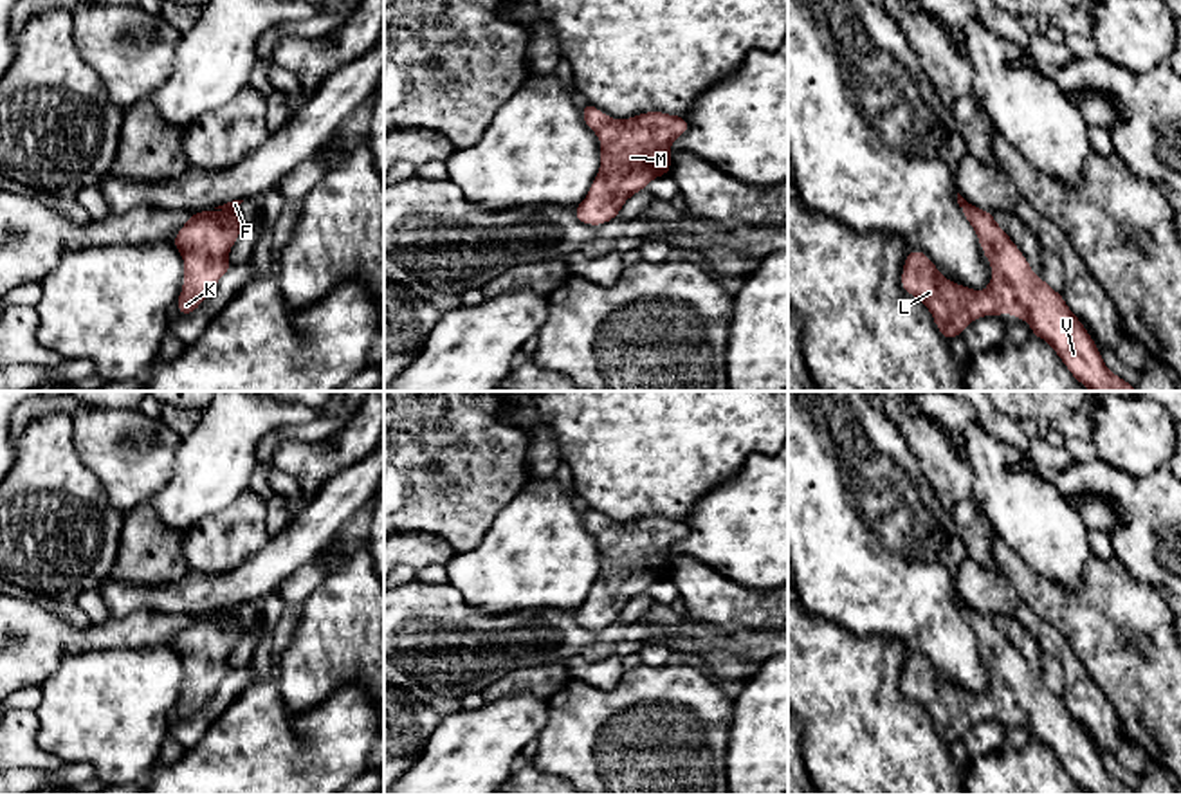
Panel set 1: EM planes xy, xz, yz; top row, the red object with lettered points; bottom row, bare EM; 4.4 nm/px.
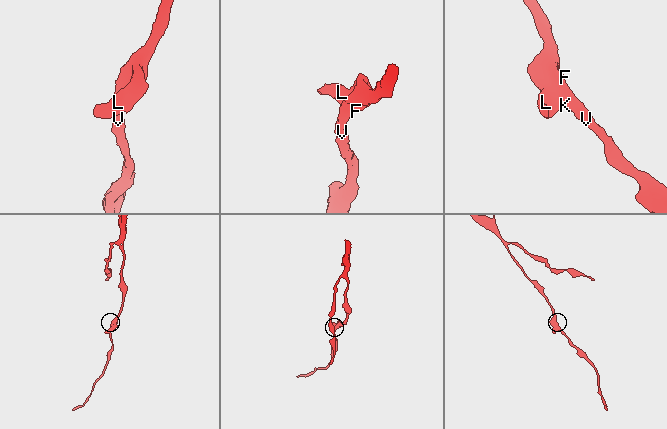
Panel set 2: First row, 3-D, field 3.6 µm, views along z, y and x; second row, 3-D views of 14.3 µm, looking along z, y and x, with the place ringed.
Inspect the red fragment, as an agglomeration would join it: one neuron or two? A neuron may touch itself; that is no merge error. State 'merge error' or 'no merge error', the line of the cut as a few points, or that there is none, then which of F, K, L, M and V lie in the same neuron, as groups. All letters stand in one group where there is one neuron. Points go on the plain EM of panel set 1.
no merge error | no cut | F K L M V

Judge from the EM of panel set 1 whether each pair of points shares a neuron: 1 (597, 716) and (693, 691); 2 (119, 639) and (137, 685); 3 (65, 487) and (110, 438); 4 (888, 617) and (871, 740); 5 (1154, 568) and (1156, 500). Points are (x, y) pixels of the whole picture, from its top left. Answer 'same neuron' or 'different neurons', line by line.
1: same neuron
2: different neurons
3: different neurons
4: different neurons
5: same neuron

